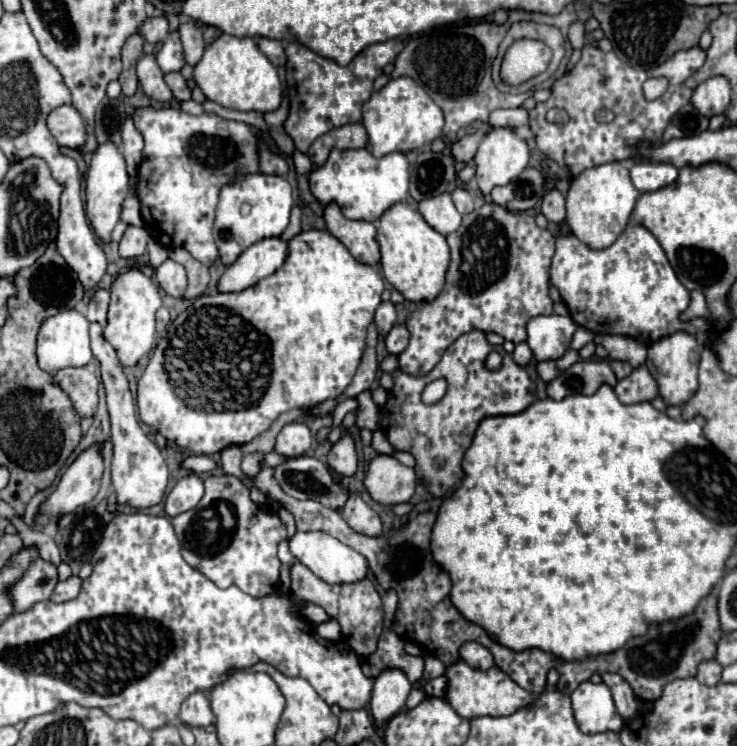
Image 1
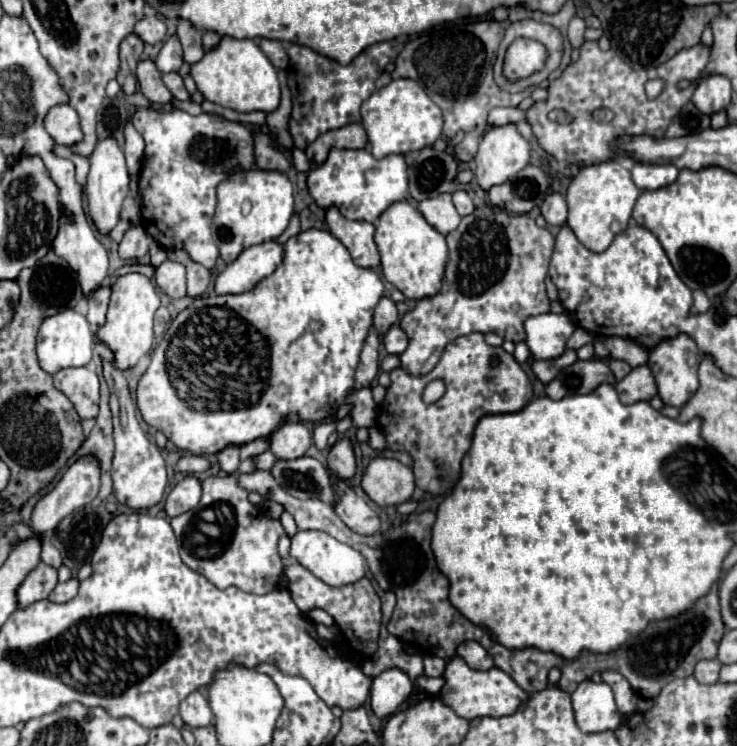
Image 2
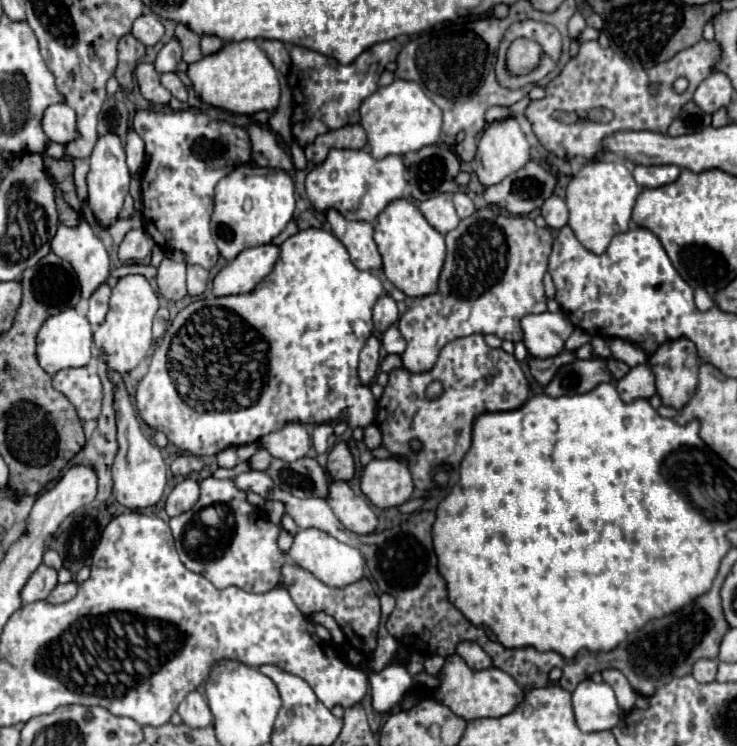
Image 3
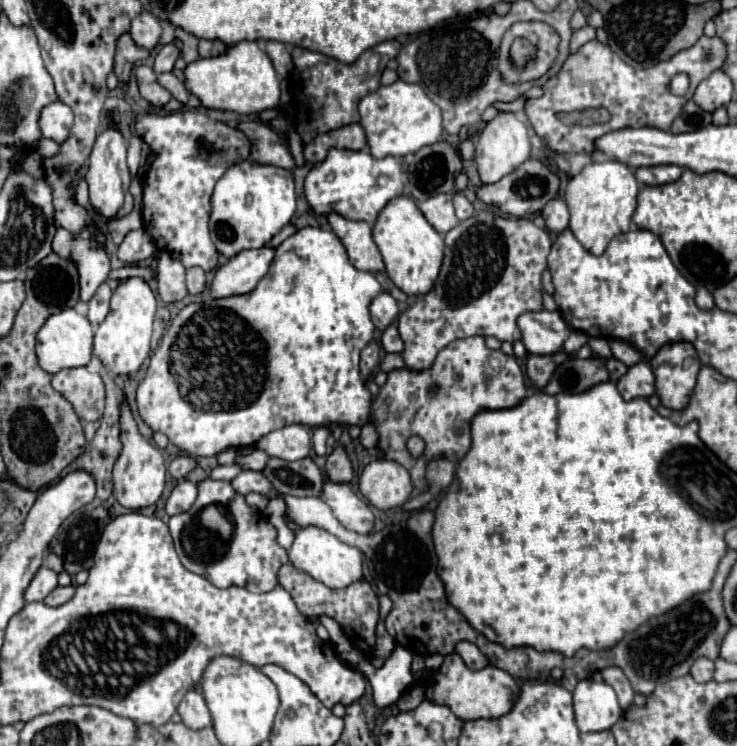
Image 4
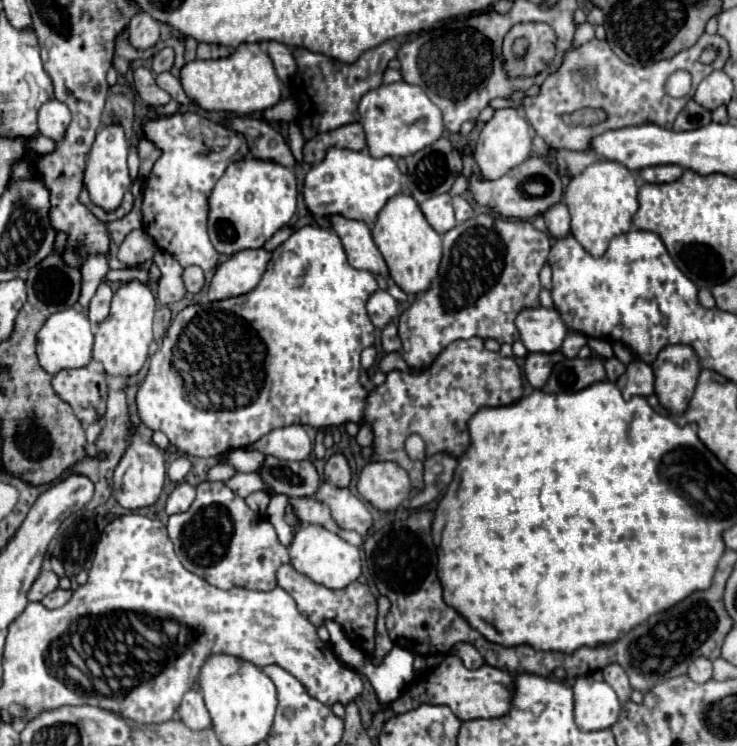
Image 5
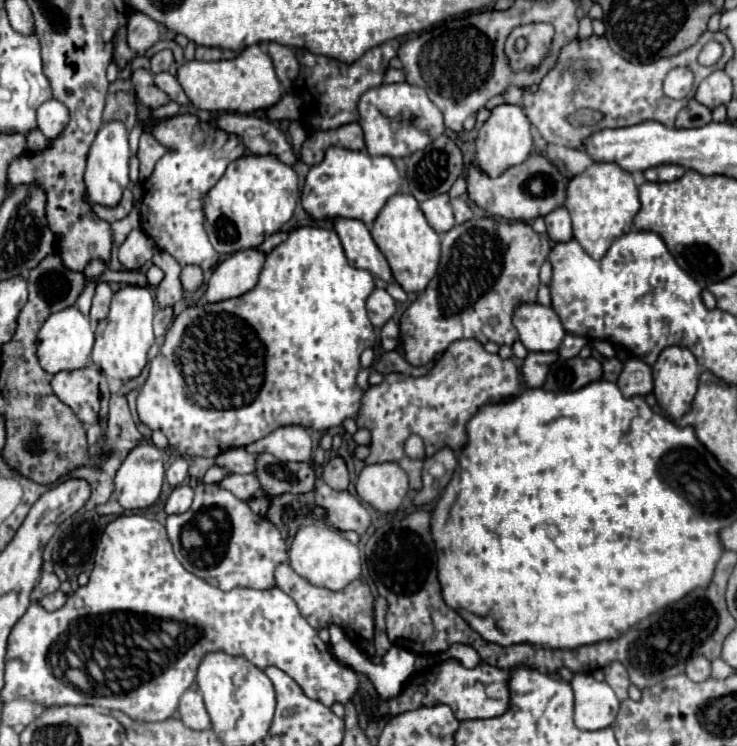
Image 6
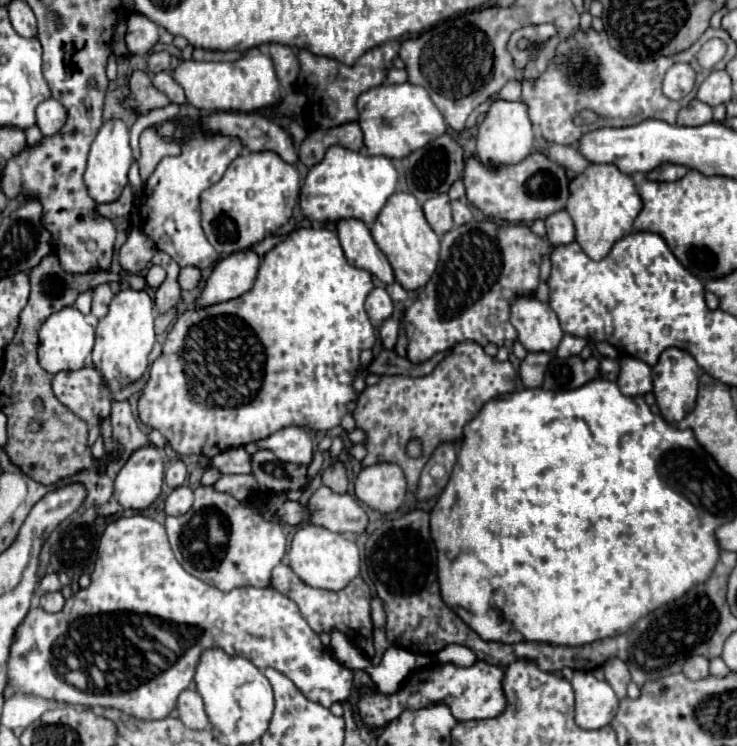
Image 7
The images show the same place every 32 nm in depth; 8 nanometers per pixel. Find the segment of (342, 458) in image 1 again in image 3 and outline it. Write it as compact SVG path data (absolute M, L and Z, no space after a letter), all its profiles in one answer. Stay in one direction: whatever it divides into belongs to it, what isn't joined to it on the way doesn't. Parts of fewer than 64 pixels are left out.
M338 442L330 452L328 452L328 474L334 480L350 480L354 476L354 458L346 442Z

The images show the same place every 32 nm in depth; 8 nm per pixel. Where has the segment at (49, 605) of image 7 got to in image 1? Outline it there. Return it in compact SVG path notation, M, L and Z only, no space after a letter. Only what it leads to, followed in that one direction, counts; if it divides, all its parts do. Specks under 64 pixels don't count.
M70 576L68 580L64 582L58 582L58 586L54 588L54 594L52 594L52 602L68 602L72 598L76 598L80 594L80 584L82 584L82 578L80 576Z

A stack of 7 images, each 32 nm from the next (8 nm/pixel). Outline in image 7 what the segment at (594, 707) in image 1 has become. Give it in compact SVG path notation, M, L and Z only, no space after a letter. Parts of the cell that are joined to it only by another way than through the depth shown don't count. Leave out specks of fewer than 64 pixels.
M574 672L572 688L576 692L576 724L580 728L596 730L612 722L618 698L608 682L596 680L590 672Z

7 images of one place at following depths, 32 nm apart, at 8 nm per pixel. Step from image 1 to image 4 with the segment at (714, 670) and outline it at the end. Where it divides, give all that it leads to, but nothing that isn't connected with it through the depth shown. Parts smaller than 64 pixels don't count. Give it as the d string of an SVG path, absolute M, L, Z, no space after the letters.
M698 658L690 668L690 676L696 682L710 682L714 676L714 662L708 658Z

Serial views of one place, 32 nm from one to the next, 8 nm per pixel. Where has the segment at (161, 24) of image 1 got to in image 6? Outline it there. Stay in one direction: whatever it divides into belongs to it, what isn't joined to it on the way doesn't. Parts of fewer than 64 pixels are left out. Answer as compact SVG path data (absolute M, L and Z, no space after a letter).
M136 12L128 22L128 44L134 52L144 54L160 40L160 24L148 14Z

